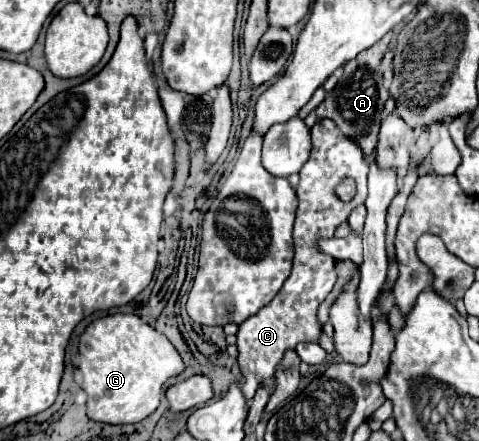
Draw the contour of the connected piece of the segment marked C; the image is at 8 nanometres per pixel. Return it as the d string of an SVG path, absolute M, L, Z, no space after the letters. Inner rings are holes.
M329 119L317 121L317 125L311 127L313 137L313 149L299 171L301 181L297 187L299 197L299 209L293 229L293 245L295 245L295 257L293 257L293 269L281 291L273 297L273 301L259 309L253 317L245 319L239 325L237 331L237 349L239 349L239 367L241 373L249 375L249 365L253 365L255 379L259 385L269 385L269 393L275 391L275 371L281 363L281 357L287 349L295 349L297 343L319 343L321 337L321 325L317 321L317 309L323 303L323 299L331 293L337 273L335 273L335 259L321 253L317 249L319 239L333 237L337 225L347 221L351 211L361 205L367 197L367 171L369 163L363 155L361 145L353 141L351 137L345 137L337 125ZM351 179L357 185L357 195L345 203L335 195L335 189L341 181Z

